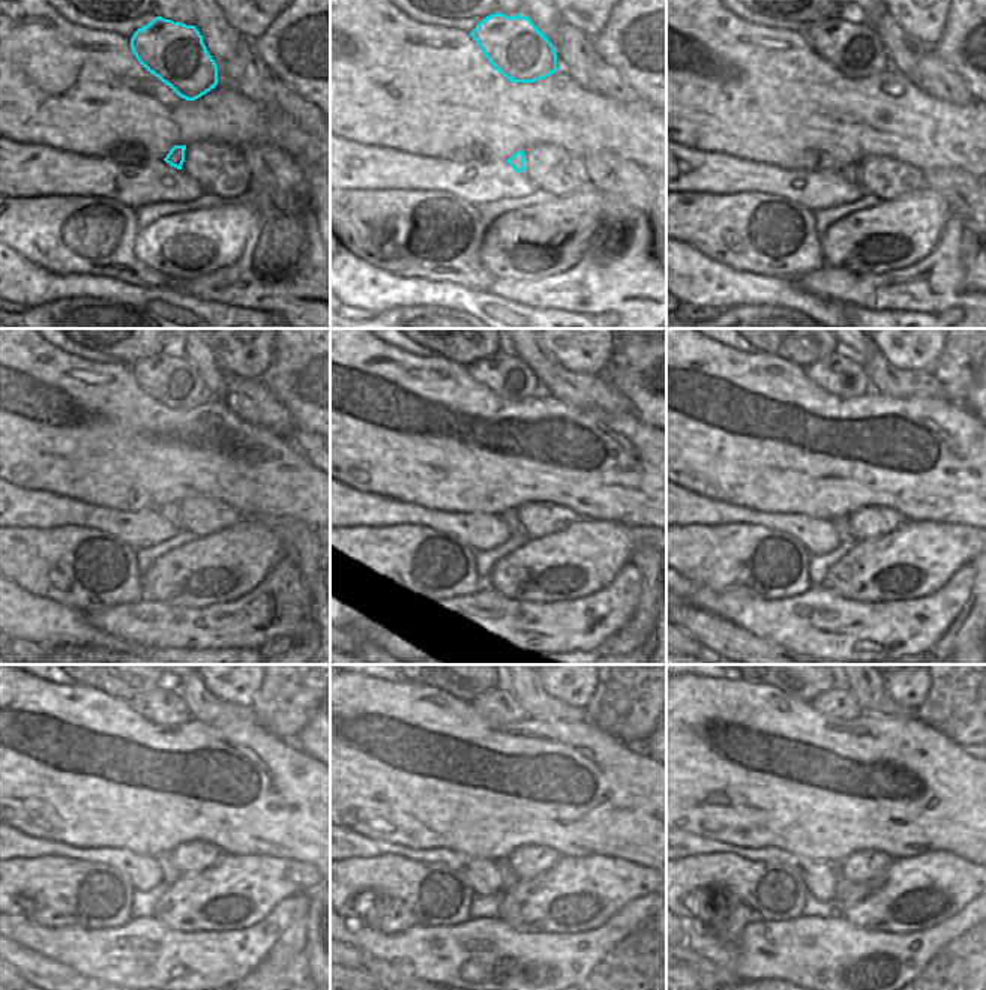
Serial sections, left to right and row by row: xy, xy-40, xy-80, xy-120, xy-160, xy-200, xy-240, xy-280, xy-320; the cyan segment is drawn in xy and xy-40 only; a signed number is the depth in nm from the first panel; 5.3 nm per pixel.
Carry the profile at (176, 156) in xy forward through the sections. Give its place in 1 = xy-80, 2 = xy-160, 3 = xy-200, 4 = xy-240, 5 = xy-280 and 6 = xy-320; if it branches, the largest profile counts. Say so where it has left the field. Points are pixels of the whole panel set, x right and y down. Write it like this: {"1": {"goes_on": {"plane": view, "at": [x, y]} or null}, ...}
{"1": {"goes_on": {"plane": "xy-80", "at": [850, 171]}}, "2": {"goes_on": {"plane": "xy-160", "at": [511, 516]}}, "3": {"goes_on": {"plane": "xy-200", "at": [845, 536]}}, "4": {"goes_on": {"plane": "xy-240", "at": [171, 875]}}, "5": {"goes_on": {"plane": "xy-280", "at": [506, 875]}}, "6": {"goes_on": {"plane": "xy-320", "at": [844, 887]}}}

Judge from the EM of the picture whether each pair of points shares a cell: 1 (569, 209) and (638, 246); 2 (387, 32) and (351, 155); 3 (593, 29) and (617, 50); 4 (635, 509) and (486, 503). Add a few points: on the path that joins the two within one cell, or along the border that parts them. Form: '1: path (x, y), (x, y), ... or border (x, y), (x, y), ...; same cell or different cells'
1: border (605, 203), (602, 221), (581, 255); different cells
2: border (345, 138), (360, 144), (380, 144), (389, 149); different cells
3: border (610, 15), (605, 27), (593, 41); different cells
4: path (598, 486), (524, 486); same cell

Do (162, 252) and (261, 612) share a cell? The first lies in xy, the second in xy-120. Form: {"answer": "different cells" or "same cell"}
{"answer": "different cells"}

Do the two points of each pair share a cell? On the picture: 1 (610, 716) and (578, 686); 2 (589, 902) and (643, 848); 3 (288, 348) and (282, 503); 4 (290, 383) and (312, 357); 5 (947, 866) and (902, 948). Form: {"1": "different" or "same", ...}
{"1": "different", "2": "different", "3": "different", "4": "same", "5": "different"}

